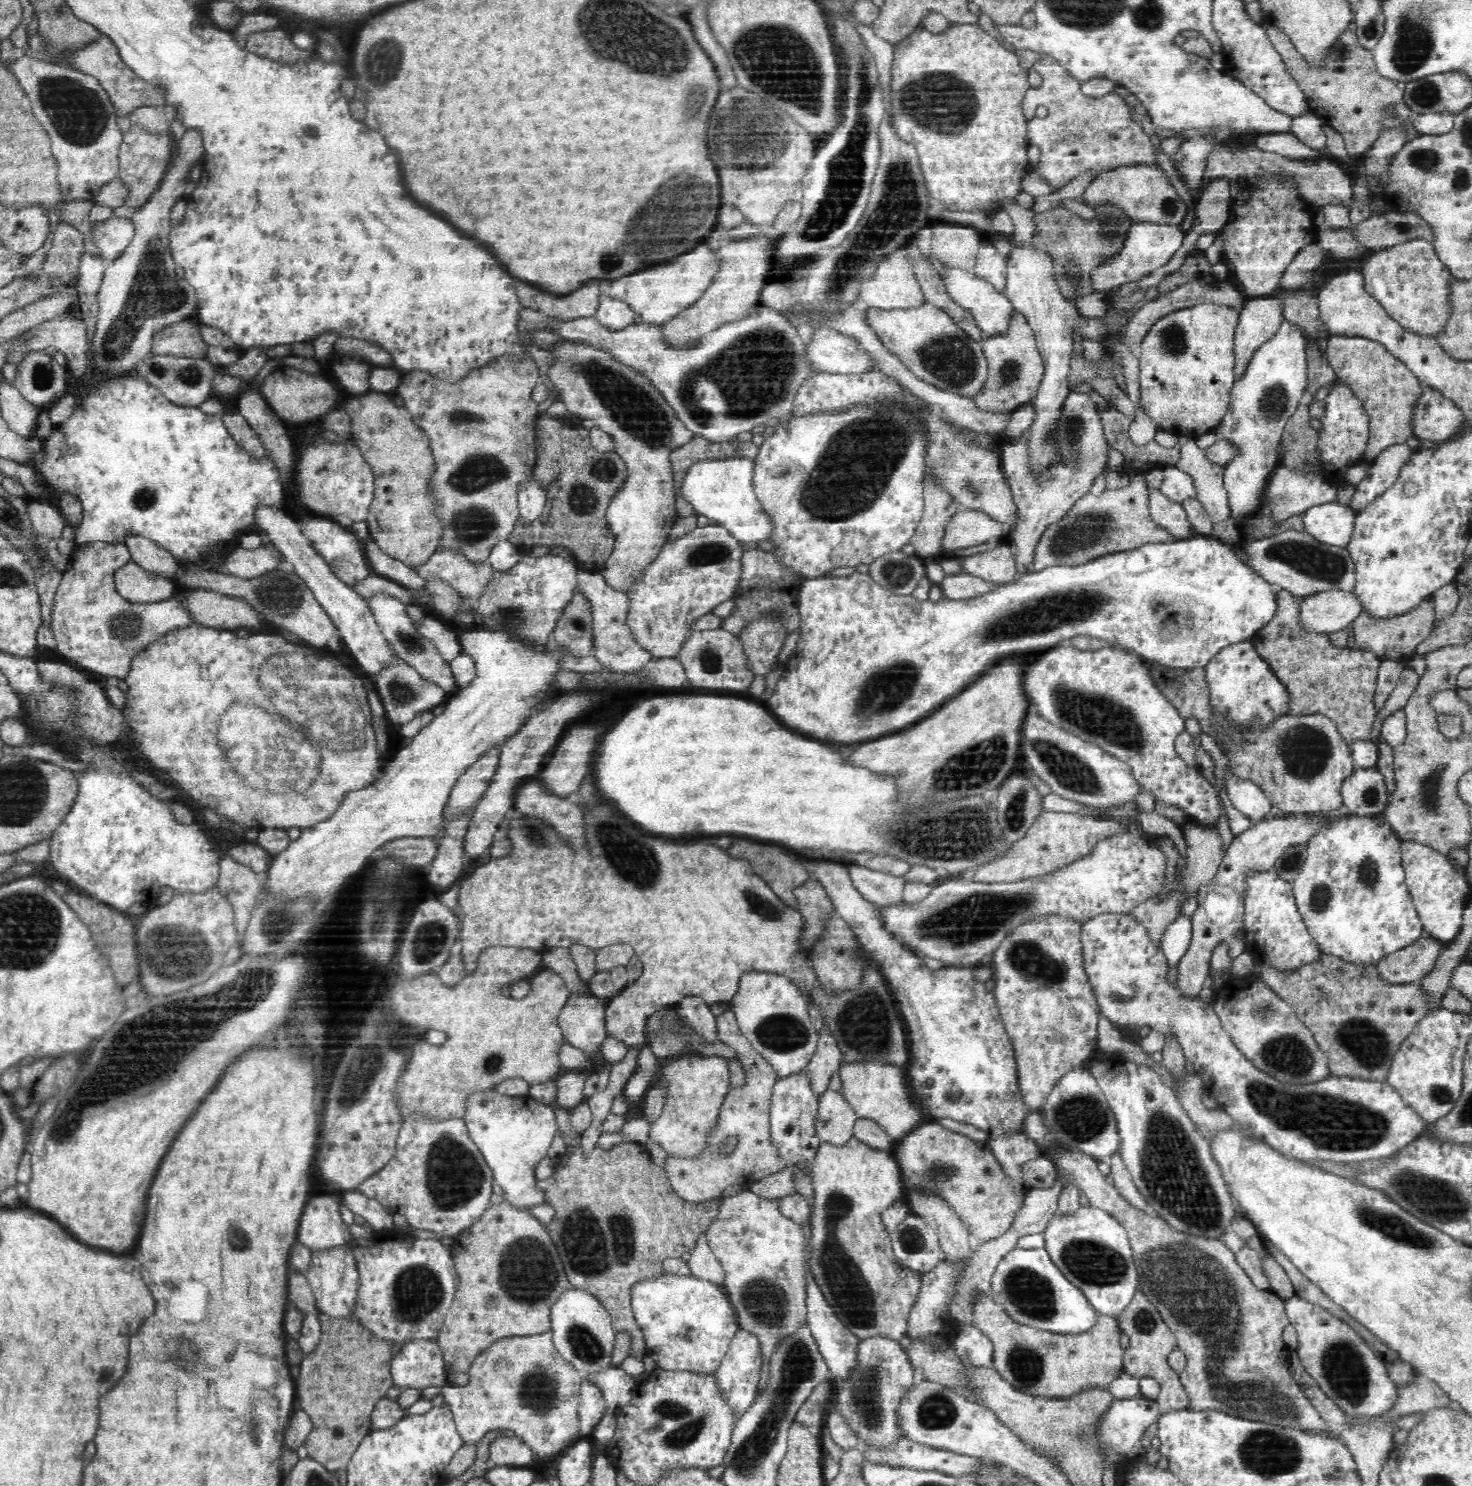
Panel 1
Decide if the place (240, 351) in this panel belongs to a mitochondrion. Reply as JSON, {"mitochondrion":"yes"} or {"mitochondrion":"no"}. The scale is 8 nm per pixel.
{"mitochondrion":"no"}

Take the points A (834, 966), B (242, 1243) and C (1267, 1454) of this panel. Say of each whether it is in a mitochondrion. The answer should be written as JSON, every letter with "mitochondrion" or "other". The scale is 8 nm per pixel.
{"A":"other","B":"other","C":"mitochondrion"}

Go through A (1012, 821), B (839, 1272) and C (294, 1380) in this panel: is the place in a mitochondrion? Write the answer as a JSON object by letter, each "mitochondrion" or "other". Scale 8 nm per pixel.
{"A":"mitochondrion","B":"mitochondrion","C":"other"}

